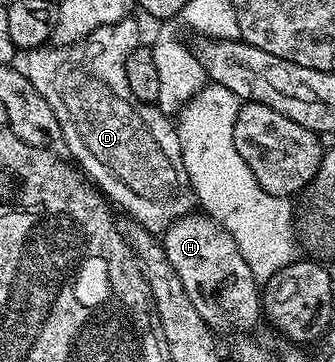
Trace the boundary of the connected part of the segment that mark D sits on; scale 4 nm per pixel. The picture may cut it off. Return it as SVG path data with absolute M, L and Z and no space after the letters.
M126 18L103 26L85 39L71 44L42 46L26 51L23 71L37 93L47 98L47 106L55 110L64 147L69 147L76 167L94 185L118 184L121 188L114 190L112 203L117 203L123 211L130 212L140 227L146 228L148 232L161 234L180 216L190 215L194 211L195 197L193 189L189 187L189 175L183 166L174 121L159 107L140 104L135 94L131 94L131 86L127 86L127 54L131 54L131 50L138 46L137 24L133 18Z

